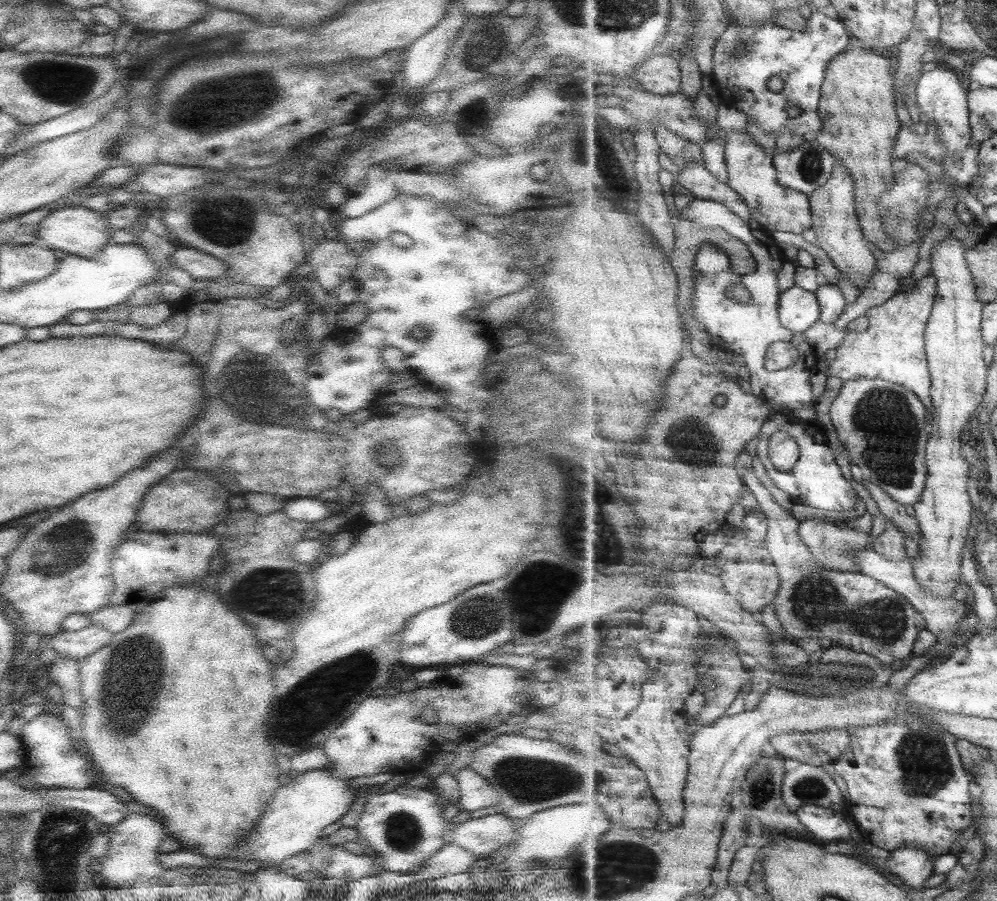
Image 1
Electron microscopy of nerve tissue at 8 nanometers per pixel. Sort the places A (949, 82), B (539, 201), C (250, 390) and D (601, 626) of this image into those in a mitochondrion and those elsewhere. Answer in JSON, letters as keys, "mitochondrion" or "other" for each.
{"A":"other","B":"other","C":"mitochondrion","D":"other"}

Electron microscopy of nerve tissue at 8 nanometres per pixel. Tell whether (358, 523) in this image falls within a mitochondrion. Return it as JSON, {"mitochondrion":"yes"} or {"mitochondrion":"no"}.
{"mitochondrion":"no"}

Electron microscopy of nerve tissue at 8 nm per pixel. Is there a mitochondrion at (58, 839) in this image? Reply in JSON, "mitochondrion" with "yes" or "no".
{"mitochondrion":"yes"}

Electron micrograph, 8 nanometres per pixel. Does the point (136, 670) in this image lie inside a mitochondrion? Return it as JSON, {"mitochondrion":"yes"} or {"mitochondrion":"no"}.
{"mitochondrion":"yes"}

